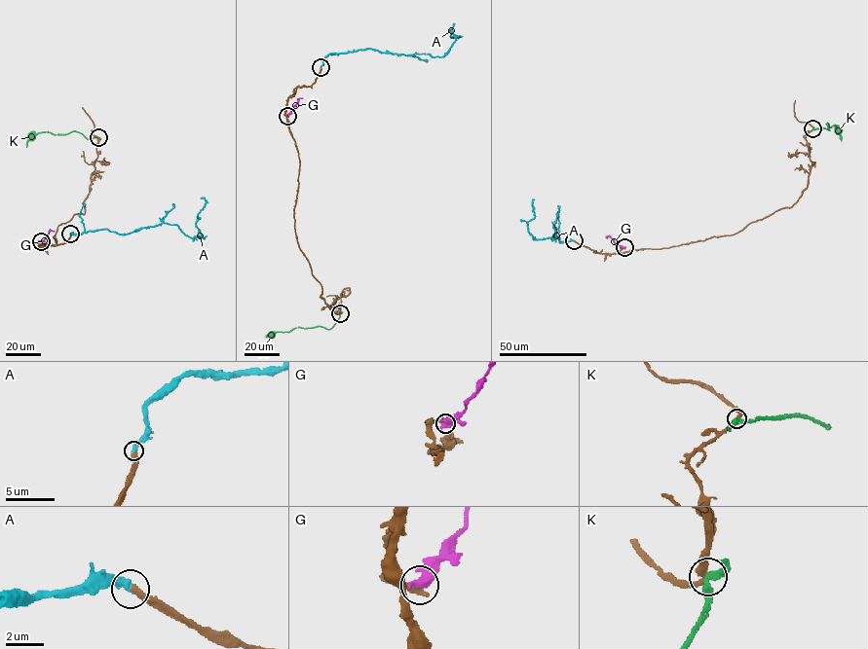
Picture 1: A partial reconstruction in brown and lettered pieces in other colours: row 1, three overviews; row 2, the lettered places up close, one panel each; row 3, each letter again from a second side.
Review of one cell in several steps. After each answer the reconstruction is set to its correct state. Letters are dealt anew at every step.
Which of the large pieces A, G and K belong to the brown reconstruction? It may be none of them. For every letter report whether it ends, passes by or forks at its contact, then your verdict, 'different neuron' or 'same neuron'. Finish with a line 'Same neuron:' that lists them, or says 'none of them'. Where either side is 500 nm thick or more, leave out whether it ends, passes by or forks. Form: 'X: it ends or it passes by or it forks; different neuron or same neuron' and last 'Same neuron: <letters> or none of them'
A: it ends; same neuron
G: different neuron
K: it passes by; different neuron
Same neuron: A

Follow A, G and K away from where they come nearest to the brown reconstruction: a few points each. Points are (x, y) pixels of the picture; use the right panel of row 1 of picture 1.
A: (574, 240), (551, 239), (553, 226), (554, 238), (533, 238), (528, 222), (533, 199)
G: (624, 247), (606, 237)
K: (812, 128), (829, 129), (827, 124), (829, 126), (834, 125), (842, 141)

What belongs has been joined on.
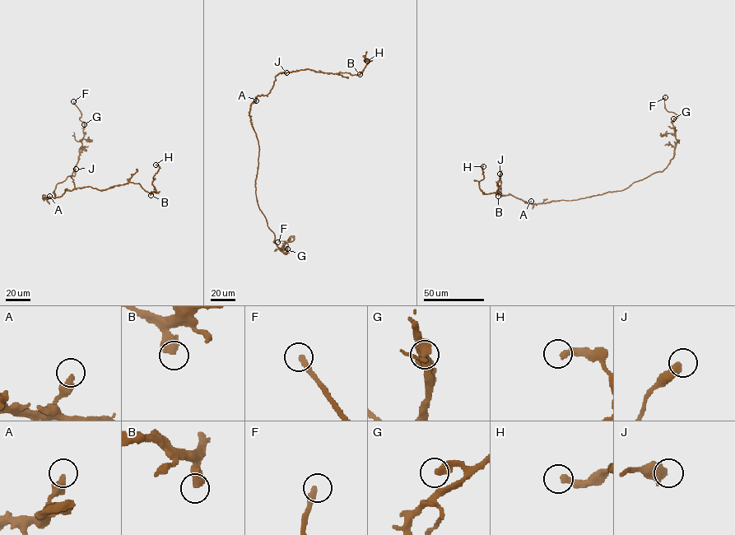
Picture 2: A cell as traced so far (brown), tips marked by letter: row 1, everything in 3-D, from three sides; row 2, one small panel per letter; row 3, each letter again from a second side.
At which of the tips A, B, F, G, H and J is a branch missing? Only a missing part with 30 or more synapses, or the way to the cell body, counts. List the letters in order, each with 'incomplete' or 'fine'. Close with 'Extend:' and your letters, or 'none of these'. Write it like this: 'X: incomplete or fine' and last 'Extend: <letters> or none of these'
A: fine
B: fine
F: incomplete
G: incomplete
H: fine
J: fine
Extend: F, G

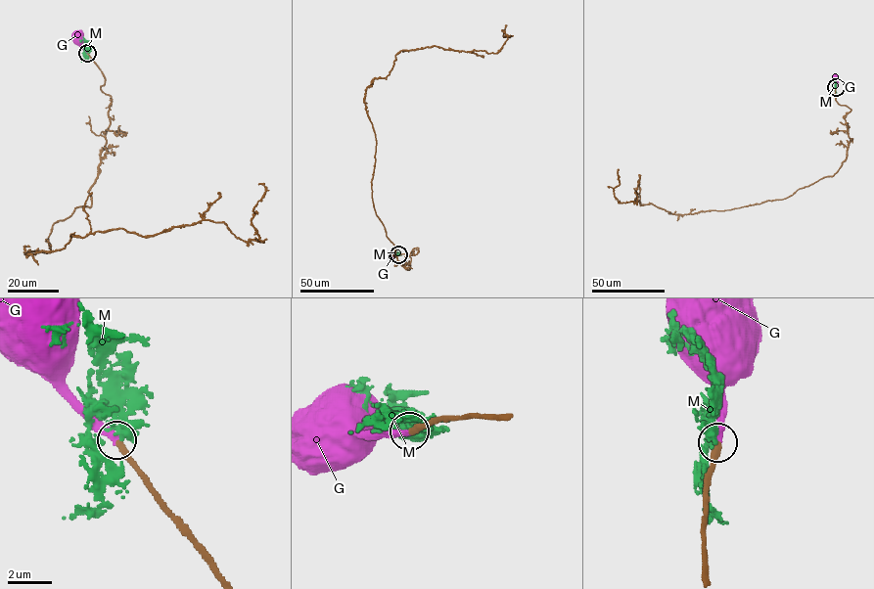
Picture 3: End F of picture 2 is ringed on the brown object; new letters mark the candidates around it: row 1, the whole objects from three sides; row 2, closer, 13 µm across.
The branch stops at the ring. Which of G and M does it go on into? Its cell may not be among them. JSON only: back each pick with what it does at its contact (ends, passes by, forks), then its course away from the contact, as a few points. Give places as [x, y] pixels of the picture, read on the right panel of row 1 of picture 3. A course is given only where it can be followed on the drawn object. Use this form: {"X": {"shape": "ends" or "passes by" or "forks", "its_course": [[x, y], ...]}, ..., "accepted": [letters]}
{"G": {"shape": "ends"}, "accepted": ["G"]}

